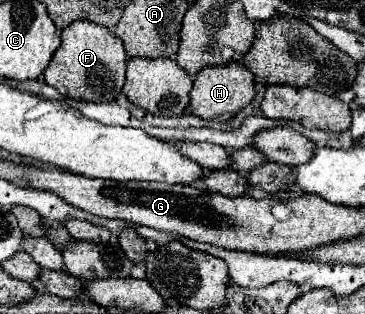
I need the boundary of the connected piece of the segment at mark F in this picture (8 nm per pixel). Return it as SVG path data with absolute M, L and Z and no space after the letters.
M76 20L62 30L62 44L56 50L50 66L44 72L44 82L56 88L62 96L78 102L114 102L124 86L128 54L108 28L86 20Z

